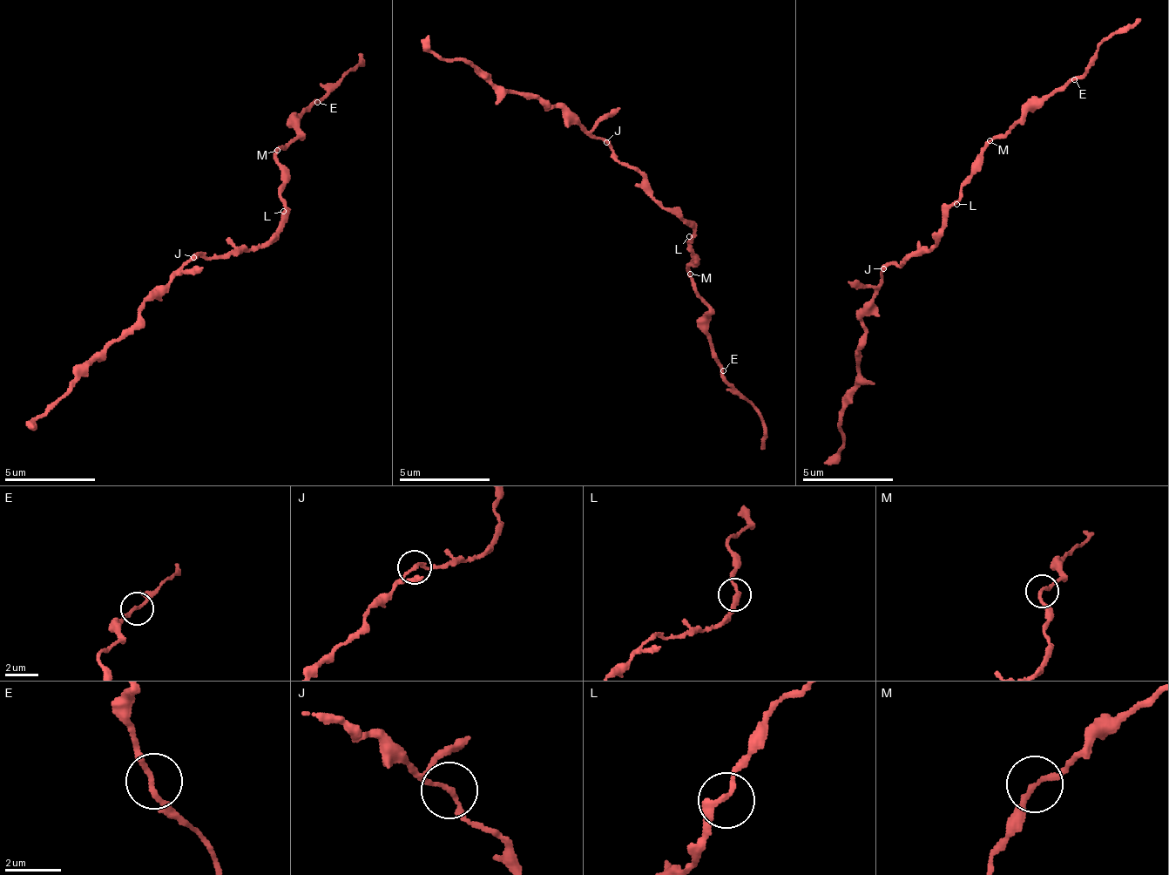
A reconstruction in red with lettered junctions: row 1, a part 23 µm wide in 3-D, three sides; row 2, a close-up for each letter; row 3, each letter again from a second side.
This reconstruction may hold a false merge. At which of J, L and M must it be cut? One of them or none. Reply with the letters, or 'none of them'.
none of them

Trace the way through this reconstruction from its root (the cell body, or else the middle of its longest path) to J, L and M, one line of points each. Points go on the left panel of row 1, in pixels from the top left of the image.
J: (265, 240), (249, 248), (236, 247), (226, 254), (216, 254), (210, 259), (199, 253), (193, 257)
L: (265, 240), (276, 232), (281, 219), (287, 214), (283, 211)
M: (265, 240), (276, 232), (281, 219), (287, 214), (287, 210), (280, 202), (282, 163), (275, 155), (276, 152)

